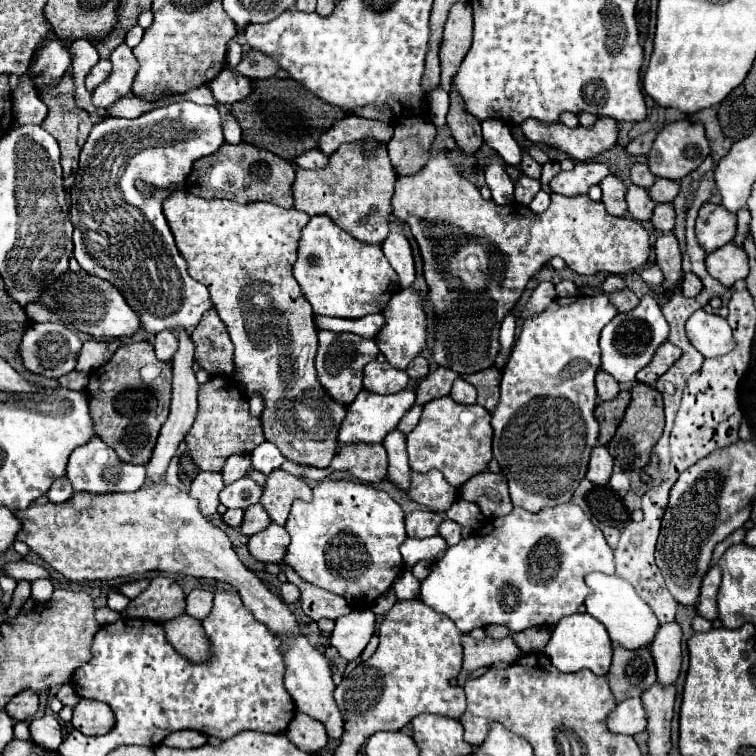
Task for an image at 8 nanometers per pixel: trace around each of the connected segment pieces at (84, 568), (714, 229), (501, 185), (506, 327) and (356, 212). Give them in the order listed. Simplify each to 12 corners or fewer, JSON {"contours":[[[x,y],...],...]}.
{"contours":[[[176,486],[76,492],[14,514],[68,580],[182,572],[238,588],[272,632],[282,598]],[[706,202],[696,238],[708,252],[732,242],[736,214]],[[494,156],[486,168],[486,184],[500,206],[514,202],[514,182]],[[508,314],[502,322],[502,350],[496,358],[496,368],[508,360],[514,344],[516,314]],[[342,144],[296,168],[294,208],[364,244],[388,238],[396,172],[386,148]]]}

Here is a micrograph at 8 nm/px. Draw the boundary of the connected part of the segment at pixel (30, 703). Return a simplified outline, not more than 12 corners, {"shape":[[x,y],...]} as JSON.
{"shape":[[20,692],[6,706],[14,722],[32,718],[38,694]]}

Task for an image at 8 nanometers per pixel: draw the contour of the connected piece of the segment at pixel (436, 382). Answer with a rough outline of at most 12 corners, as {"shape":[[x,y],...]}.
{"shape":[[434,368],[416,388],[424,406],[450,394],[458,378],[450,368]]}

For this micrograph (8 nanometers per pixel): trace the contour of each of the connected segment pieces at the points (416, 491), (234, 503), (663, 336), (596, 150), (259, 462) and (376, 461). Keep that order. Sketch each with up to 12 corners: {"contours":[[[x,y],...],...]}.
{"contours":[[[438,470],[412,472],[406,494],[436,512],[458,500]],[[244,476],[220,492],[226,508],[258,504],[262,486]],[[646,294],[600,336],[602,370],[632,382],[670,326]],[[616,120],[592,128],[522,124],[526,139],[590,160],[618,138]],[[272,442],[254,448],[250,468],[264,476],[286,460]],[[382,444],[344,446],[322,472],[346,470],[362,482],[386,480]]]}

